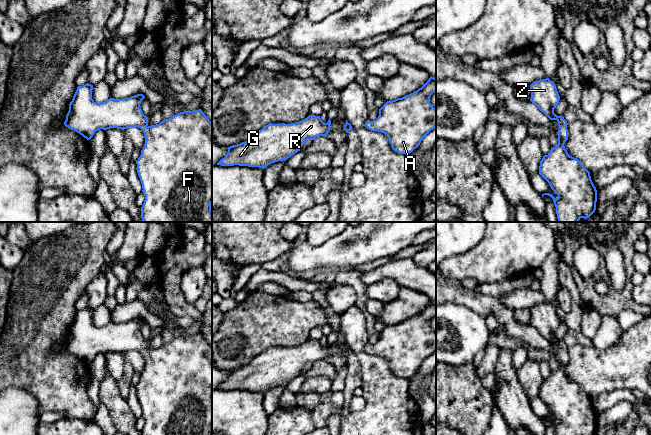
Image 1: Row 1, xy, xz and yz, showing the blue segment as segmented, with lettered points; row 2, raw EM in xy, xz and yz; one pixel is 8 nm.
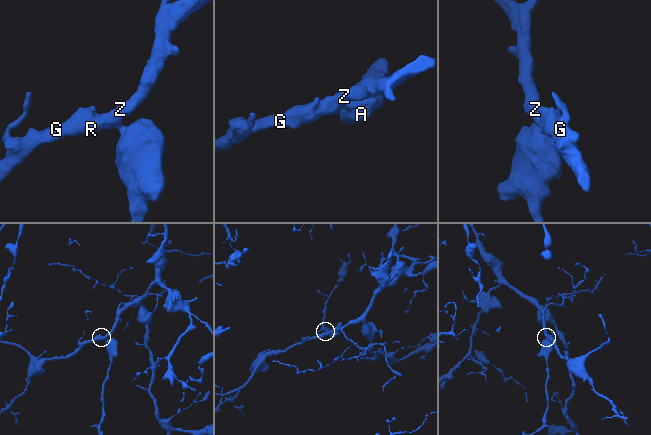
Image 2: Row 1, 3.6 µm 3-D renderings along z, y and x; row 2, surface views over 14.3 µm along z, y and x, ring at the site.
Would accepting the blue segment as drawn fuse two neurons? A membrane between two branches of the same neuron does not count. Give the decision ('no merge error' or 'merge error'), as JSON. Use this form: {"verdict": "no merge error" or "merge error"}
{"verdict": "no merge error"}

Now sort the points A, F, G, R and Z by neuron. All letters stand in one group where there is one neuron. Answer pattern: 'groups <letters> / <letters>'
groups A F G R Z

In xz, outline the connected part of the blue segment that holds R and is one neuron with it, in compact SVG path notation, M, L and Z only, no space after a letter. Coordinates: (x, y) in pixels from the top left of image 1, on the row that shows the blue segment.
M309 115L304 120L292 124L268 124L261 130L254 133L247 141L228 147L228 152L217 165L221 166L248 166L266 168L268 165L287 160L300 151L307 140L314 140L316 137L325 136L330 131L331 120L324 123L320 116Z

